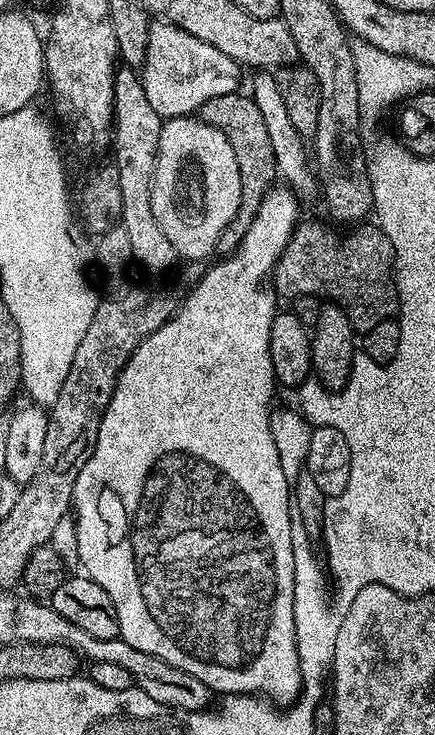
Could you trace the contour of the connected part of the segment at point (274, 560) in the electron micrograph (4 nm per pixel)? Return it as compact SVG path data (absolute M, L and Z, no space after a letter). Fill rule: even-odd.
M273 186L269 188L268 193L264 195L262 202L258 206L258 214L254 214L254 222L250 222L246 234L240 237L239 244L235 245L233 252L236 253L233 256L226 257L221 264L214 265L197 282L196 289L185 300L182 300L172 319L167 320L158 330L154 330L154 334L147 336L136 347L135 354L128 359L126 366L120 371L116 389L110 397L110 406L102 409L100 429L98 430L98 442L94 446L92 456L86 462L86 466L80 468L76 485L72 491L72 508L74 509L74 519L77 526L77 548L78 554L80 555L79 567L94 582L98 582L98 586L102 586L102 590L106 590L106 594L110 594L110 602L114 602L114 610L118 614L118 626L120 627L119 639L130 642L130 646L134 646L134 650L142 650L146 654L154 654L158 658L170 662L170 666L178 666L178 670L186 670L190 674L194 674L194 678L198 678L202 683L207 684L213 693L263 694L267 699L280 706L291 705L294 700L294 694L299 693L301 689L300 659L298 658L298 650L296 649L296 623L294 622L294 550L292 549L294 508L290 503L290 478L282 470L282 462L278 458L278 446L274 446L274 434L270 434L270 413L274 408L274 405L272 405L272 391L278 388L278 381L272 369L272 363L270 362L270 326L276 317L278 305L276 305L277 297L271 291L268 293L264 289L264 279L267 276L269 279L273 275L275 266L280 260L282 250L286 250L286 246L292 237L292 231L296 229L296 225L301 219L300 207L302 207L301 201L297 199L297 196L291 188L287 186L281 186L281 188L279 186Z

